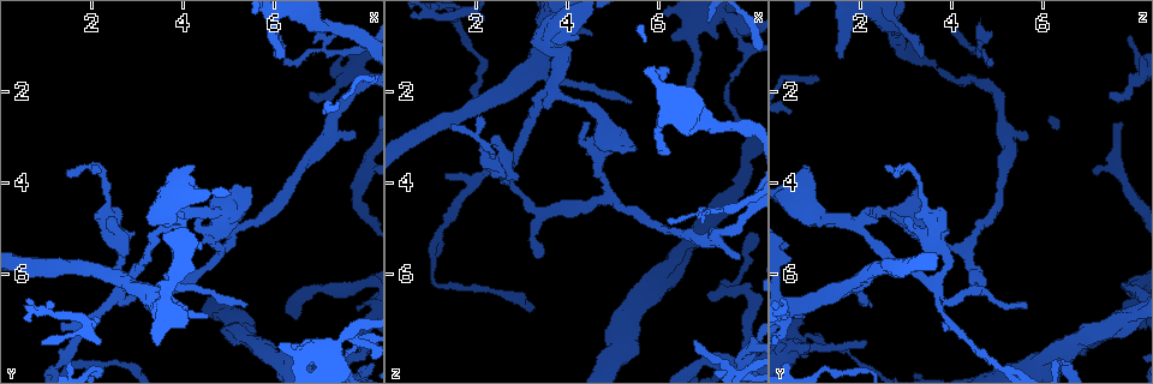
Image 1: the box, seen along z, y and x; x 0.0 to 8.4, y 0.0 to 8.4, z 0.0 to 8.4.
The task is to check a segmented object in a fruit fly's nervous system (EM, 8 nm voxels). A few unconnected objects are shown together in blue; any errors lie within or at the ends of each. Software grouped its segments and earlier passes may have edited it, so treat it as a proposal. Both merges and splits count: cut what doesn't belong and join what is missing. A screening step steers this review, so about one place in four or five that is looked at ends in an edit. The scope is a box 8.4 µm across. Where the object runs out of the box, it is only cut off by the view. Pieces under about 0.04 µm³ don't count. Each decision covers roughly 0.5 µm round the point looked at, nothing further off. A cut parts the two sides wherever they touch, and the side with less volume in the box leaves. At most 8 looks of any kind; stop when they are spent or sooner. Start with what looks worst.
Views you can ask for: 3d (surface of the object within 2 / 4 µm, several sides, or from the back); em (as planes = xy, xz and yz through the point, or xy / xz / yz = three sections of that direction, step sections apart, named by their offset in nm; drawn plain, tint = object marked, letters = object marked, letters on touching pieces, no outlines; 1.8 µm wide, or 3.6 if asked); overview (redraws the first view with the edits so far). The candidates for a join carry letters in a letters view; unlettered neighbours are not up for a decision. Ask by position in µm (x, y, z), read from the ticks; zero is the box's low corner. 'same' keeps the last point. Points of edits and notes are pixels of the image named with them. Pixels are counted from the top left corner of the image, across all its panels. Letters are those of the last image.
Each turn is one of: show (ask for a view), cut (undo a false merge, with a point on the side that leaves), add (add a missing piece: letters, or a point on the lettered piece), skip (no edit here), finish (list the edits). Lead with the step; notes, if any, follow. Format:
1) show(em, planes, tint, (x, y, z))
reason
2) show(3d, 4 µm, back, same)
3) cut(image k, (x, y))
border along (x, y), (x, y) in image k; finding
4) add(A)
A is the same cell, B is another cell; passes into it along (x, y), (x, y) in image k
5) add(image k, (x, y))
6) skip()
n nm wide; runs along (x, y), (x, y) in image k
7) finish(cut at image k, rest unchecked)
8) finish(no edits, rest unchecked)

show(3d, 4 µm, (6.15, 1.20, 3.45))
tapers out

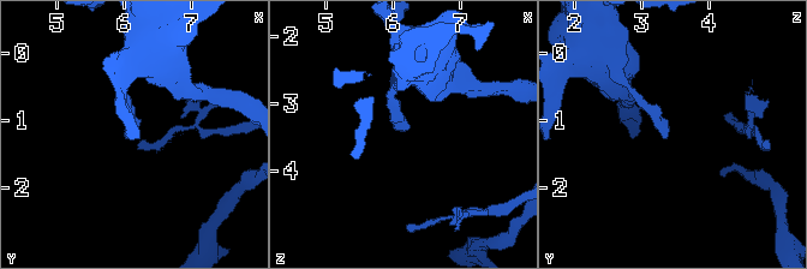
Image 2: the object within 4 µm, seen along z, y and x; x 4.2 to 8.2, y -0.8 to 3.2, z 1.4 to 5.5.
show(em, yz, step 4, tint, (6.15, 1.25, 3.40))
need the tissue

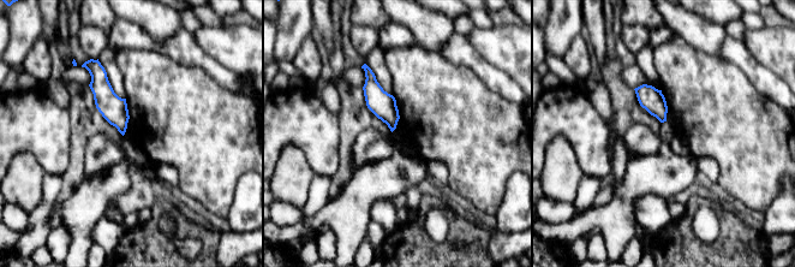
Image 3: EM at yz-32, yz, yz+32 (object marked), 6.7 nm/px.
show(em, planes, letters, same)

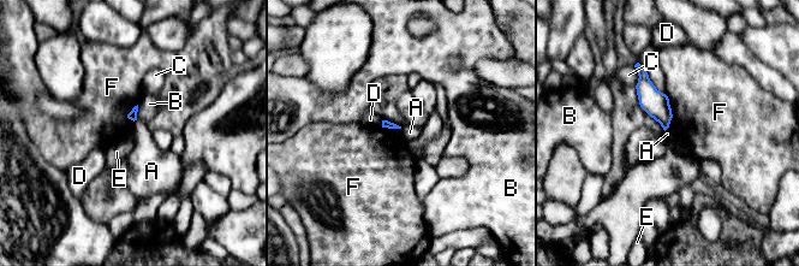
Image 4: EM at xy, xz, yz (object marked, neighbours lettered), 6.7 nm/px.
skip()
A, B, C, D, E and F are other cells; border along (665, 94), (672, 114), (669, 126) in image 4; none of them fits

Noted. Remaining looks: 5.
show(em, 3.6 µm, planes, tint, (6.25, 1.20, 1.50))
an open end

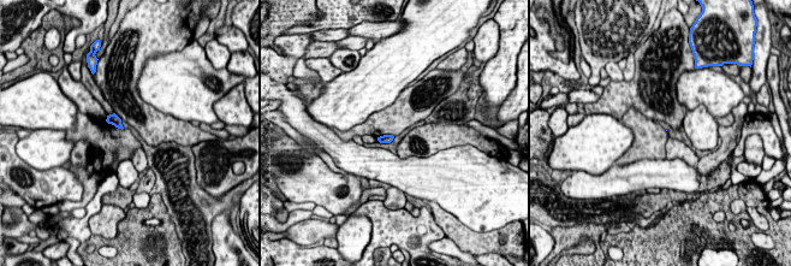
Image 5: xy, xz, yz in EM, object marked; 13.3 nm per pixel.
show(em, 3.6 µm, planes, letters, same)

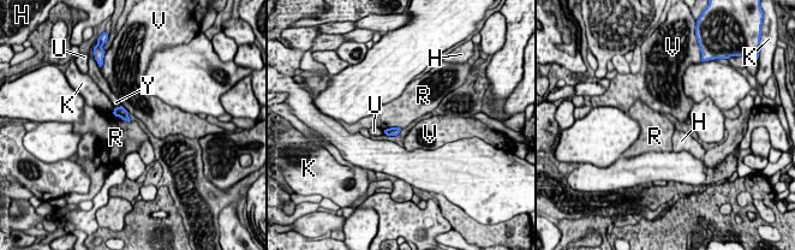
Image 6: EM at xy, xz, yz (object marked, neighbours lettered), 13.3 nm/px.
skip()
H, K, R, U, V and Y are other cells; border along (112, 113), (130, 121) in image 6; no lettered piece goes on from it

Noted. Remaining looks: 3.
show(3d, 2 µm, (3.65, 4.90, 1.95))
arms part here

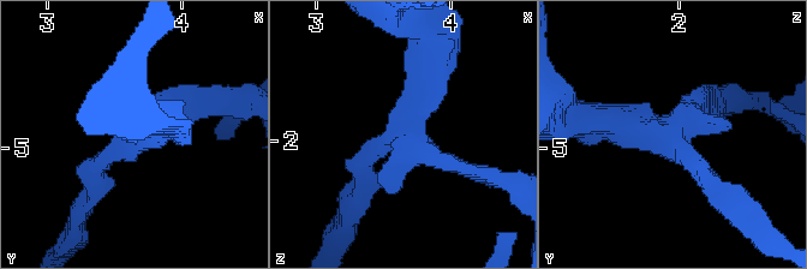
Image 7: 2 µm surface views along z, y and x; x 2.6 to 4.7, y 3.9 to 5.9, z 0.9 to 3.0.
show(em, planes, letters, (3.68, 4.86, 1.96))
3 arms; arms of 160, 180, 260 nm

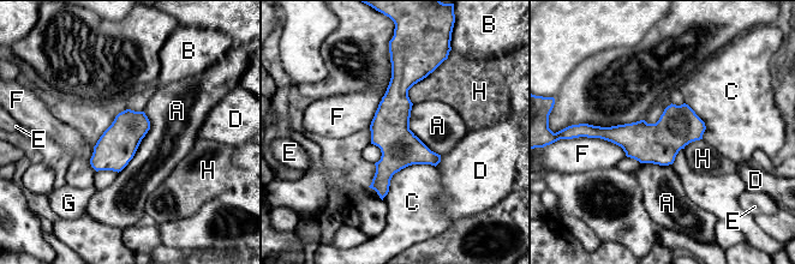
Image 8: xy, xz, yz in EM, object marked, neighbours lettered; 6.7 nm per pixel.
skip()
A, B, C, D, E, F, G and H are other cells; border along (144, 112), (149, 130), (118, 172) in image 8; one cell here

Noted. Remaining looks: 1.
finish(no edits, rest unchecked)

